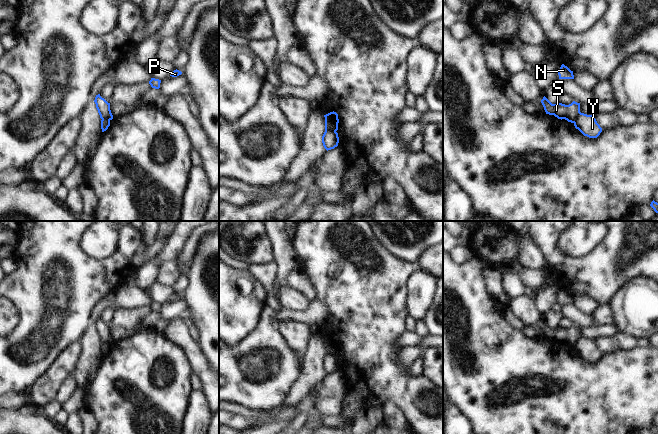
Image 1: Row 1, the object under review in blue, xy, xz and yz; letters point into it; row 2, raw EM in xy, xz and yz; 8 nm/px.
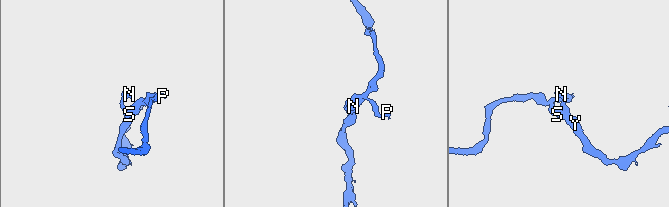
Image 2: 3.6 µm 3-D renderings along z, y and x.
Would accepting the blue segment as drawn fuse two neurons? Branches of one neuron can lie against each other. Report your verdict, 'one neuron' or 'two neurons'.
two neurons

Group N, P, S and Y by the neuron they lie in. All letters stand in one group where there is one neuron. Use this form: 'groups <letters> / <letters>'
groups N P S / Y

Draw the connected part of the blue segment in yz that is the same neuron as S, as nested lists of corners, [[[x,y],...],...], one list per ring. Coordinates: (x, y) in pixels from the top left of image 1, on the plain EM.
[[[545,320],[541,324],[546,338],[554,339],[558,343],[565,343],[568,346],[574,347],[580,336],[580,327],[573,325],[569,329],[562,327],[552,328]]]

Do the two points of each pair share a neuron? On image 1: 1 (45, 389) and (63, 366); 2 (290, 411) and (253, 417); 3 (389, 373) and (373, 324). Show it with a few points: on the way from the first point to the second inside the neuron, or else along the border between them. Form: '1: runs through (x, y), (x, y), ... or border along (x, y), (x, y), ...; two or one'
1: runs through (48, 383), (57, 372); one
2: runs through (281, 417), (276, 419), (262, 418); one
3: runs through (380, 361), (373, 354), (373, 336); one

